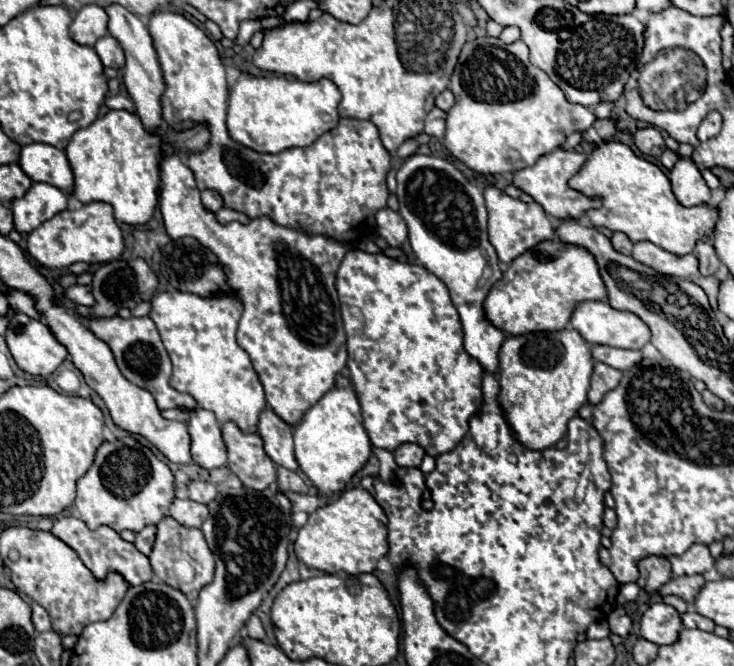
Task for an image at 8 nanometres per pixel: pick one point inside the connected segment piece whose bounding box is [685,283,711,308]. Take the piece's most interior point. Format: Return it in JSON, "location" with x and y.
{"location":[696,293]}

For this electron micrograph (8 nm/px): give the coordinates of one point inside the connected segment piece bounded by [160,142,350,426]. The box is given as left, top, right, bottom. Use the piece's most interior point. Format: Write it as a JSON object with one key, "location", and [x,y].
{"location":[291,328]}

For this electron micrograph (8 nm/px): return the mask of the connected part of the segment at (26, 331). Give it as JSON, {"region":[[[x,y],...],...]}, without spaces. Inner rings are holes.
{"region":[[[16,312],[10,318],[10,324],[8,324],[8,330],[6,330],[4,338],[6,338],[6,344],[10,348],[12,358],[16,360],[18,368],[32,374],[32,376],[52,374],[64,362],[64,358],[68,356],[68,350],[54,338],[50,328],[46,324],[42,324],[40,320],[26,316],[24,312]]]}

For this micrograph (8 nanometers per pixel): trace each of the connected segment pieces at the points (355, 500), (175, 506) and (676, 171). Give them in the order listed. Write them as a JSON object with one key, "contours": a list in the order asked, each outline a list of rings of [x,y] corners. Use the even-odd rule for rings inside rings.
{"contours":[[[[350,488],[344,490],[336,500],[328,502],[326,506],[318,508],[310,514],[308,524],[298,530],[298,538],[294,542],[296,556],[312,570],[320,570],[326,574],[336,574],[340,570],[348,574],[362,574],[362,572],[374,572],[376,562],[388,552],[388,518],[384,510],[380,510],[380,504],[372,498],[372,494],[364,488]]],[[[174,500],[170,506],[170,516],[178,520],[182,526],[200,528],[202,522],[208,518],[208,506],[192,500]]],[[[680,158],[676,162],[676,166],[670,170],[670,182],[674,196],[682,206],[712,204],[710,188],[690,158]]]]}

